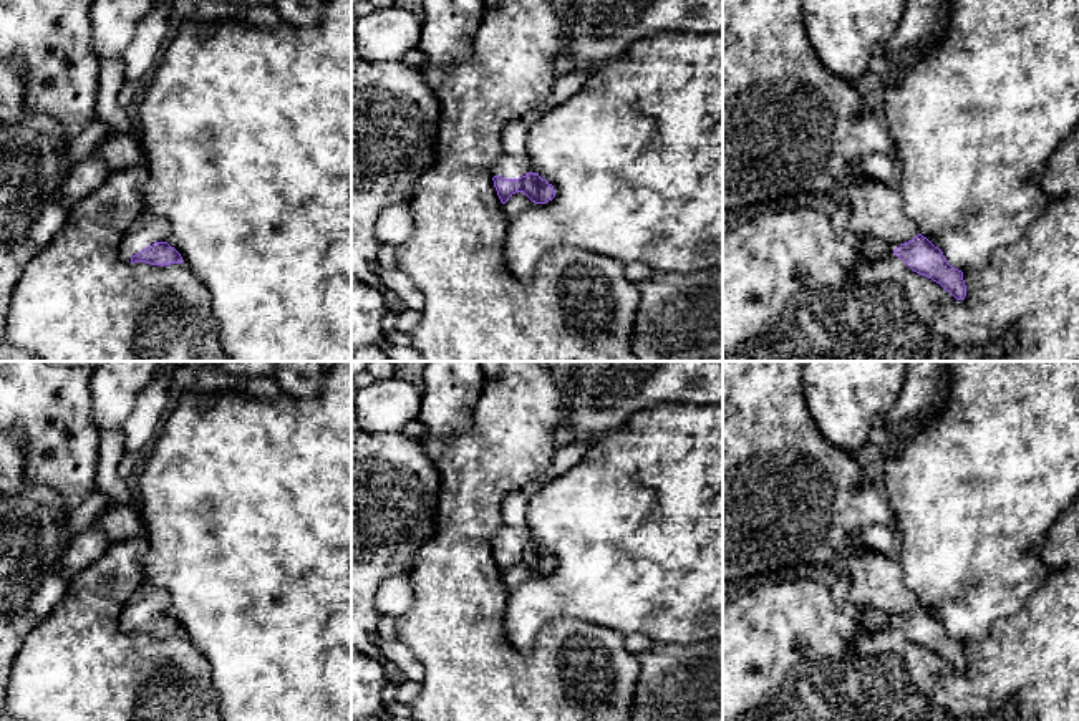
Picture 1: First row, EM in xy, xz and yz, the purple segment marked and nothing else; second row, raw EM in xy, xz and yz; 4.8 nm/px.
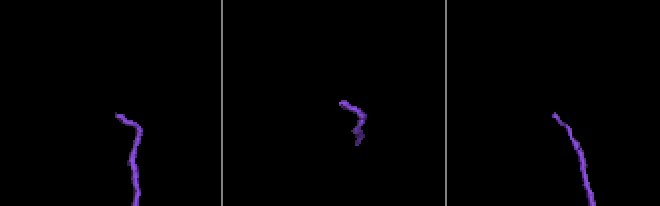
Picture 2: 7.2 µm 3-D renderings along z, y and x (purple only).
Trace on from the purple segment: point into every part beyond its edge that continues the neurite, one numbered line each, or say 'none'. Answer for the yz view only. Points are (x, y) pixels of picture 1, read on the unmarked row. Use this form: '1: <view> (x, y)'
1: yz (877, 582)

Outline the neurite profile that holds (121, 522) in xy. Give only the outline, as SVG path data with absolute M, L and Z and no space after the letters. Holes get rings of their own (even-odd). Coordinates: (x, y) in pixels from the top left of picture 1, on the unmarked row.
M134 502L121 507L108 506L98 514L93 525L103 530L111 542L146 535L146 525Z

